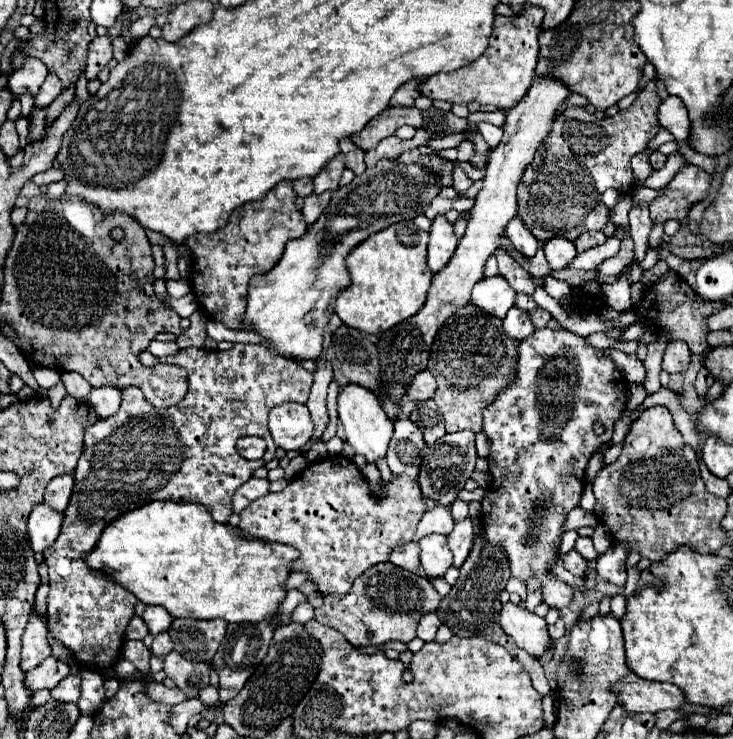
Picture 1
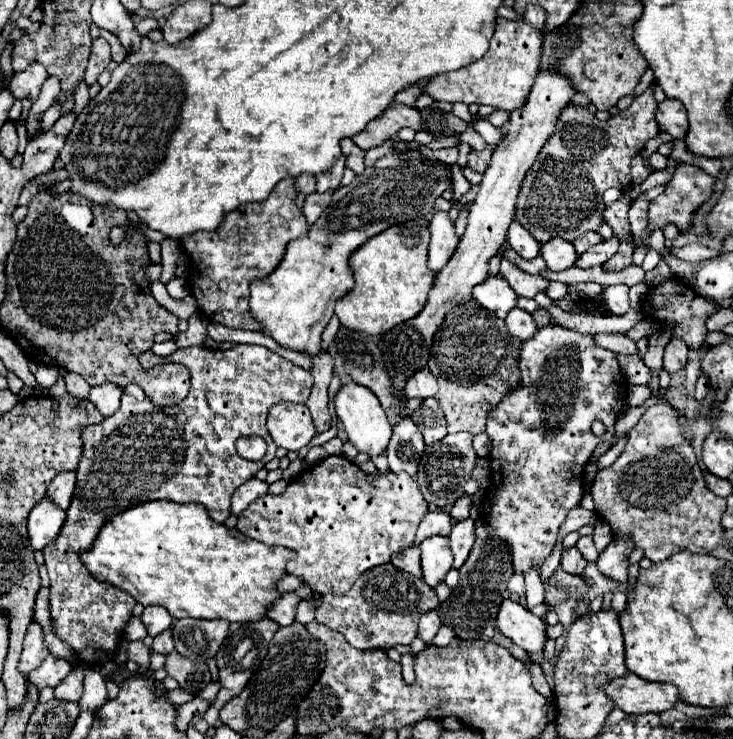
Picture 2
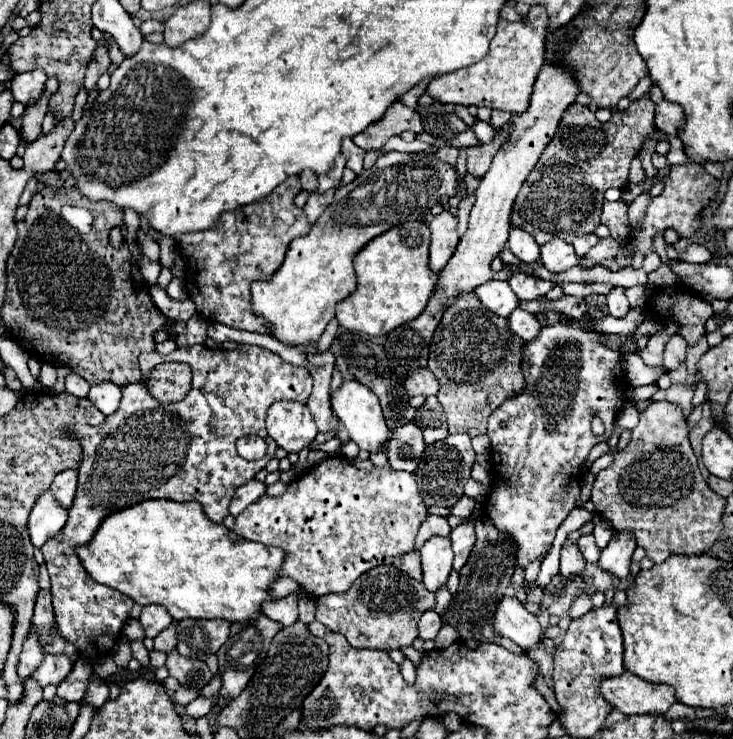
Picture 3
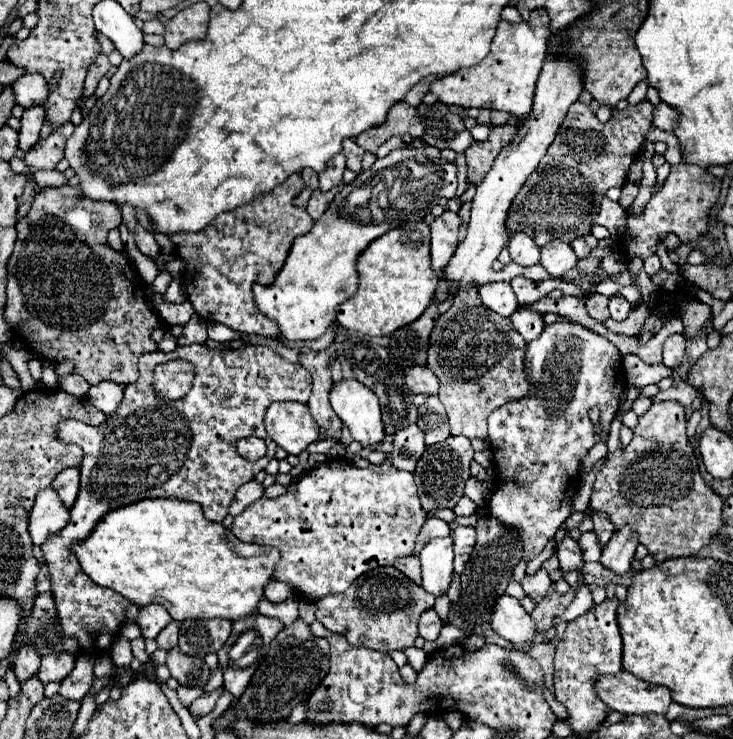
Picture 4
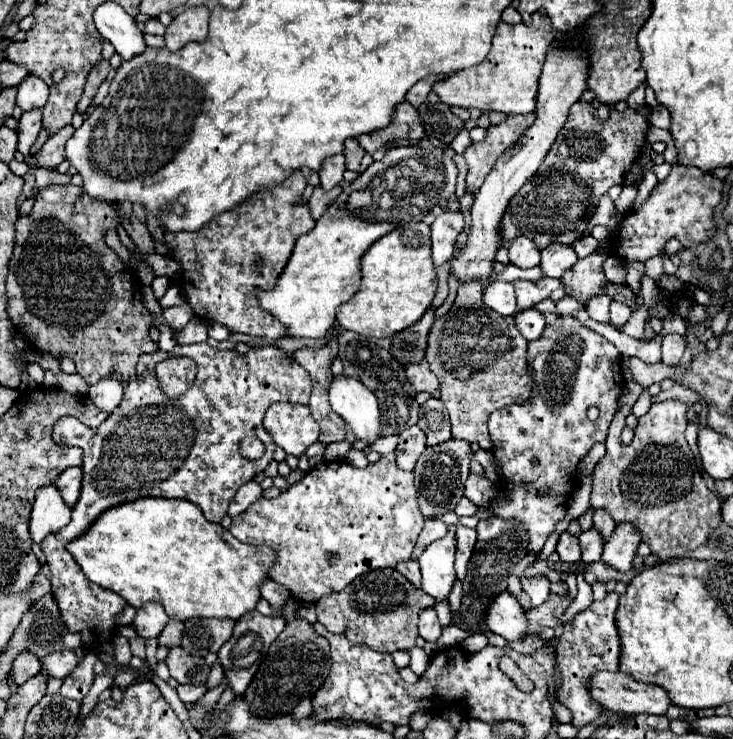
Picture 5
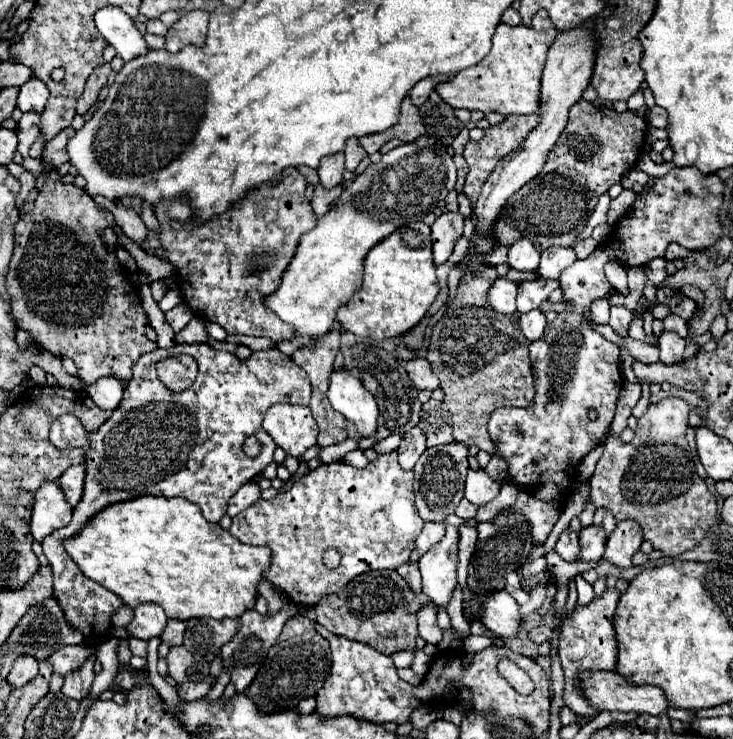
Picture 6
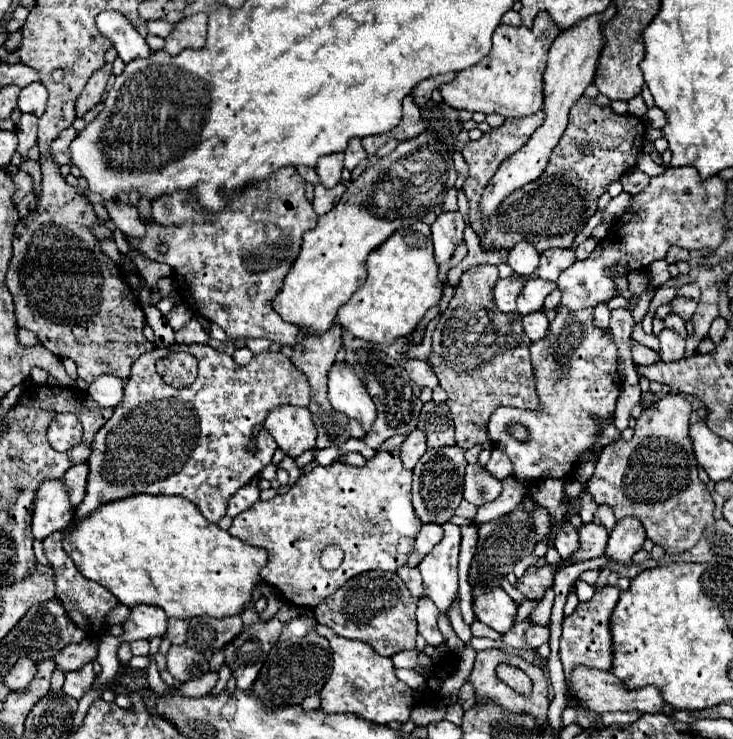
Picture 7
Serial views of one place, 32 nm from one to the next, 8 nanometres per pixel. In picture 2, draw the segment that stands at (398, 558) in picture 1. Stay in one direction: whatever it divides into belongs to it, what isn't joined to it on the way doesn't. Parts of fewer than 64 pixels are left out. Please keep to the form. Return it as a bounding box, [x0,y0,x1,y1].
[392,544,420,574]

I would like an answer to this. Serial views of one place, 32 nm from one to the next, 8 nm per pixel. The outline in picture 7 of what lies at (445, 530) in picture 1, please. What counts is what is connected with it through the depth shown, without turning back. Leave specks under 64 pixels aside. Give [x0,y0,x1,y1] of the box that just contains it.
[408,524,444,566]

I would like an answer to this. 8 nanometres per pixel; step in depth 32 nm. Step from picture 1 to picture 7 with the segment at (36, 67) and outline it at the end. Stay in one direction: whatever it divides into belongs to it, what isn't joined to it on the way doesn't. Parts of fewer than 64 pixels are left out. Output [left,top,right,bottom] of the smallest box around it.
[18,82,48,116]

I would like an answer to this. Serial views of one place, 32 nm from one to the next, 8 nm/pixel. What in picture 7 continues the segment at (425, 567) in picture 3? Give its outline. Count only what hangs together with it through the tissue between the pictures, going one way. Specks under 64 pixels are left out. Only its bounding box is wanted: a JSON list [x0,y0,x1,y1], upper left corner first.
[418,522,461,612]

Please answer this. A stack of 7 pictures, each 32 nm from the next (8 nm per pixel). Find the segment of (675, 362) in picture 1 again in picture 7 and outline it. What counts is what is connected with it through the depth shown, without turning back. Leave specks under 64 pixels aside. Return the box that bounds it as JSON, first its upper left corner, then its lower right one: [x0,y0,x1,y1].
[658,328,684,362]

